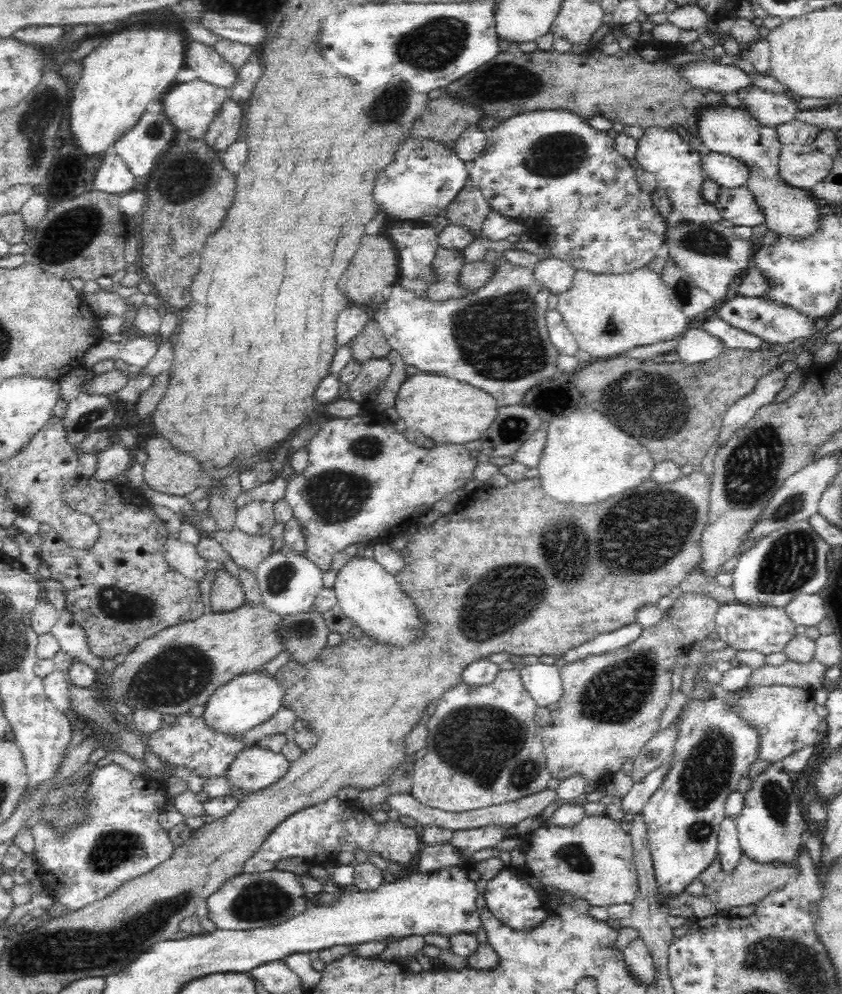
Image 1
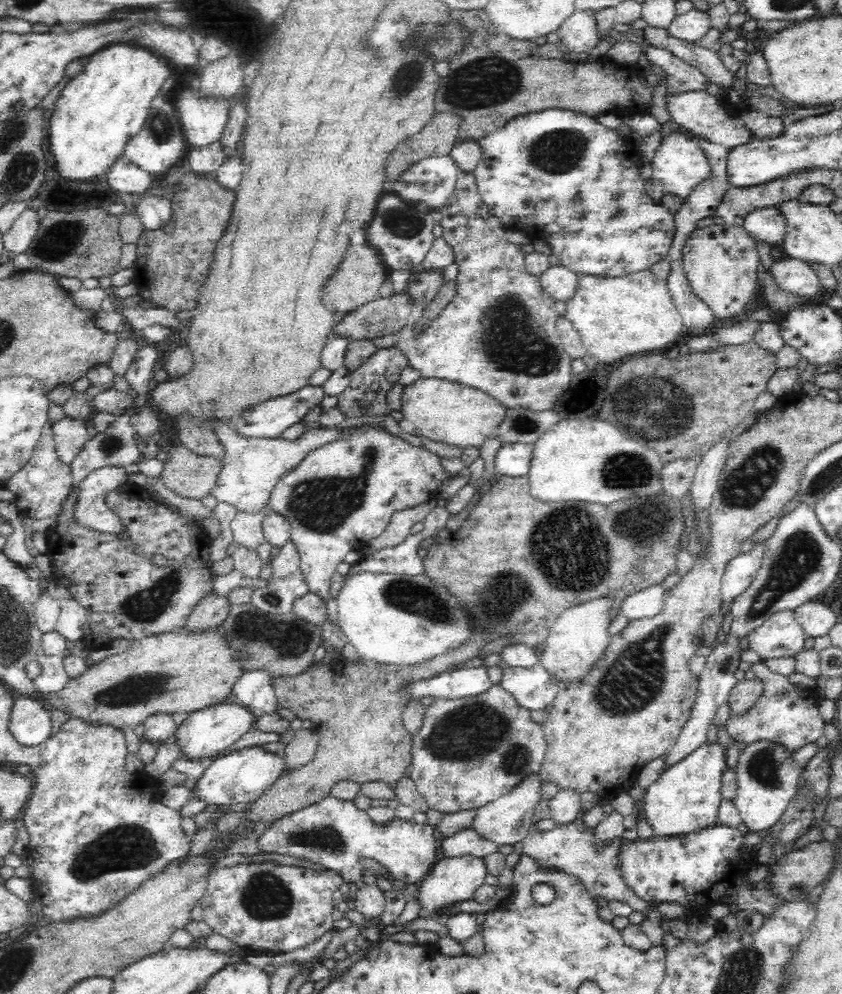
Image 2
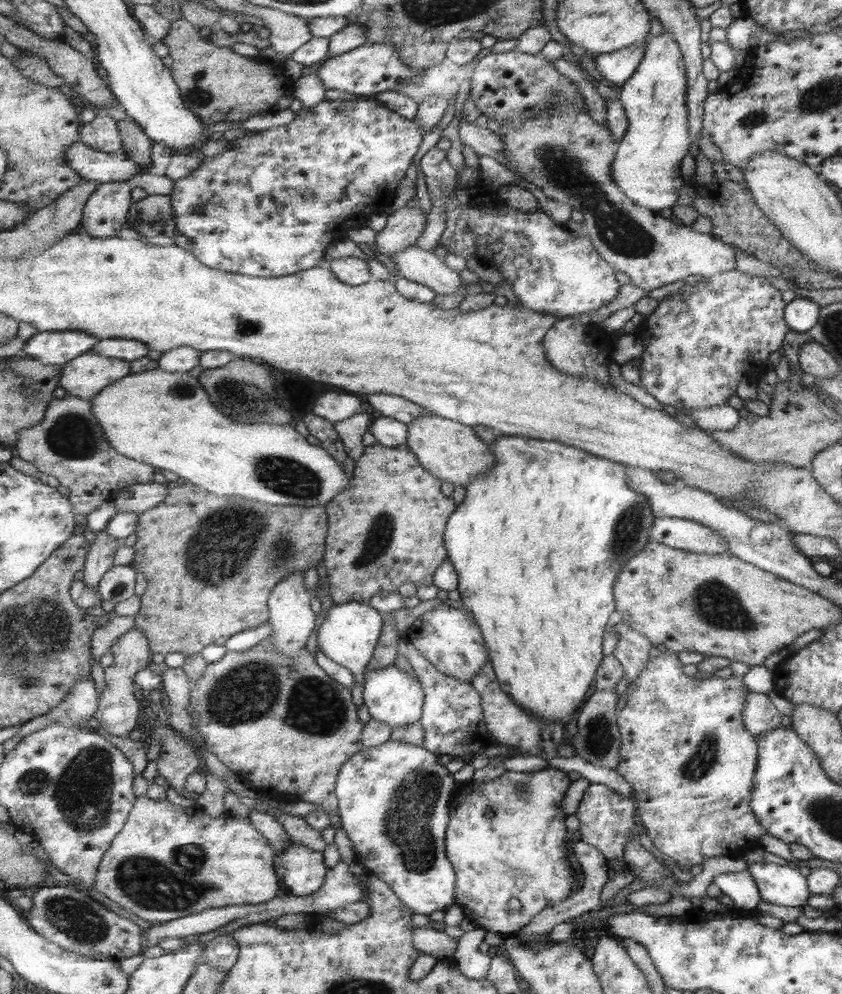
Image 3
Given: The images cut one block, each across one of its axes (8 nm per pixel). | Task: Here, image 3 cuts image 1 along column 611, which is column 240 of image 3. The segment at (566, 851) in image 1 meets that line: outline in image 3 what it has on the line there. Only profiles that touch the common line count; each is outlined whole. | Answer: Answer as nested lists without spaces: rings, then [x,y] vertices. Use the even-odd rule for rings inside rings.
[[[139,796],[125,830],[99,866],[95,890],[145,922],[165,924],[209,908],[273,902],[283,888],[275,860],[273,844],[251,818],[213,818],[197,804],[183,808]]]

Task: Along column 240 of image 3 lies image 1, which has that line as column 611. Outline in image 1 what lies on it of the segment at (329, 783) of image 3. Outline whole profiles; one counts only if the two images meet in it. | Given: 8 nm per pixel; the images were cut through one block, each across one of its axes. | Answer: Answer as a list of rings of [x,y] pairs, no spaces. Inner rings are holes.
[[[682,596],[674,598],[674,608],[668,610],[664,620],[650,630],[644,630],[640,640],[634,644],[620,648],[618,652],[588,656],[574,664],[566,664],[562,670],[564,696],[558,702],[558,710],[552,712],[552,718],[546,726],[542,726],[542,744],[548,758],[548,768],[554,778],[560,782],[582,774],[588,782],[592,780],[608,780],[610,774],[620,770],[628,760],[634,760],[642,746],[656,736],[660,726],[660,714],[666,710],[672,698],[672,670],[678,658],[688,654],[696,640],[708,638],[708,634],[716,632],[716,610],[718,602],[704,596]]]

